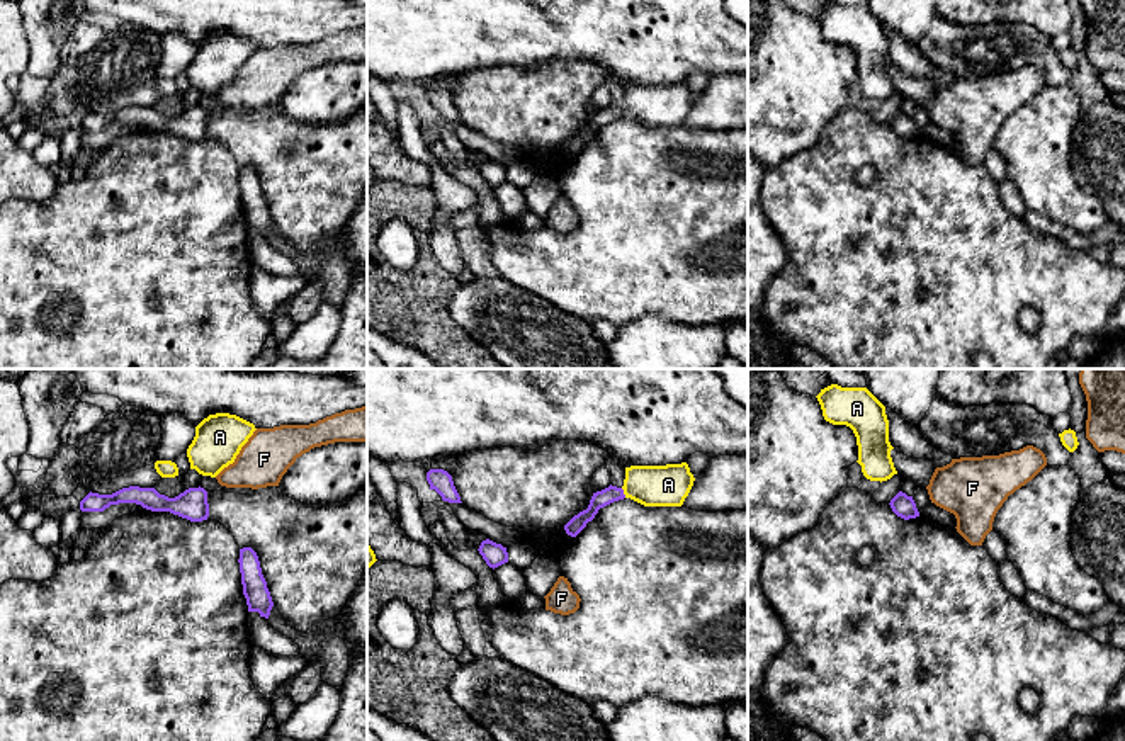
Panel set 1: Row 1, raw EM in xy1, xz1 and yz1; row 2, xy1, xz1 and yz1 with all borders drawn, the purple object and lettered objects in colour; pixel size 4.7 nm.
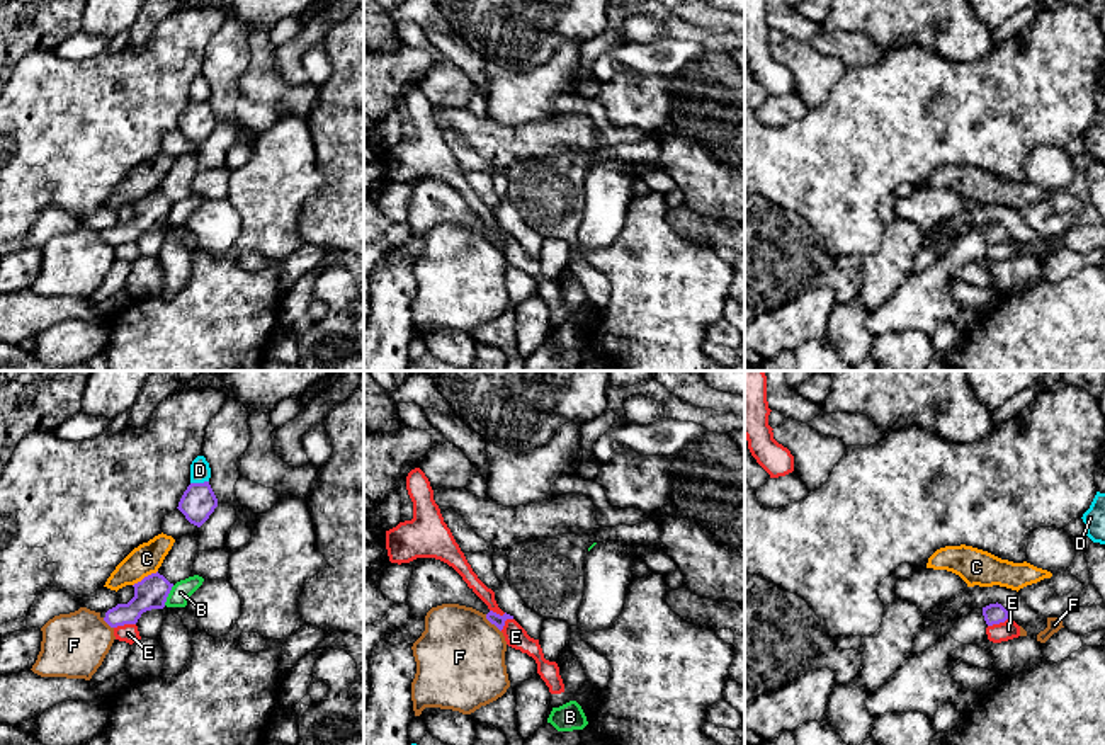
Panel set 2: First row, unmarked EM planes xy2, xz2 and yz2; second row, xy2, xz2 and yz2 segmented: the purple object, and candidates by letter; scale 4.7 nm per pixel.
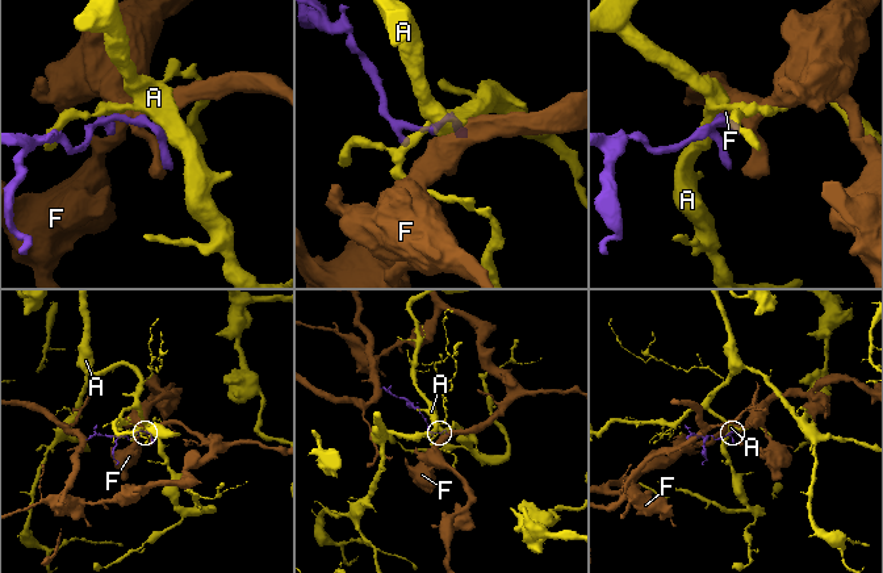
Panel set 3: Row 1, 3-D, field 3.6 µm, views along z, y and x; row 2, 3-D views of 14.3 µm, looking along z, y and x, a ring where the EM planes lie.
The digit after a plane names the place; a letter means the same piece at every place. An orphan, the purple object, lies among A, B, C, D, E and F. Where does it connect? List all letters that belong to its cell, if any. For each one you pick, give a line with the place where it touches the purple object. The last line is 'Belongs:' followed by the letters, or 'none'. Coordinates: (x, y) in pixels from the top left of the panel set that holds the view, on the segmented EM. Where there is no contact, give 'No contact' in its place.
Belongs: none

